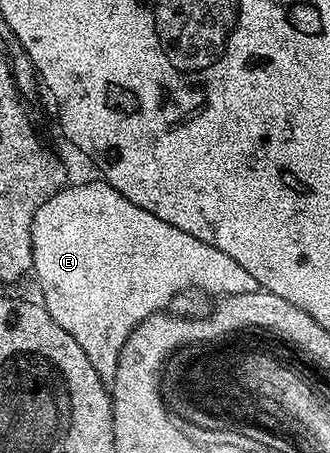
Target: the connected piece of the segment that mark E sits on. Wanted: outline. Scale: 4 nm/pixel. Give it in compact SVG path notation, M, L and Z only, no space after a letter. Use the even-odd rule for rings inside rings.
M95 178L95 180L88 181L87 184L73 184L54 192L52 198L48 198L48 202L44 202L44 206L40 206L40 210L36 210L36 218L32 222L32 258L34 259L32 276L38 279L38 288L42 291L43 296L41 299L44 301L48 314L52 314L52 318L56 322L60 322L60 326L64 326L64 330L68 330L68 334L72 334L72 338L76 338L76 342L80 342L80 350L84 350L84 354L88 354L88 362L92 362L92 366L96 366L96 374L100 374L102 380L112 382L116 378L120 354L130 336L130 331L150 316L161 313L165 309L162 307L165 304L167 307L173 301L176 293L183 292L186 288L196 288L203 294L215 292L218 298L225 298L259 291L256 278L252 278L252 274L248 274L248 270L244 270L244 266L238 265L229 254L224 254L224 250L216 250L216 246L208 246L208 242L200 242L200 238L192 238L192 234L184 234L184 230L176 230L176 226L164 222L164 218L156 218L156 214L148 214L148 210L140 210L140 206L128 202L128 198L124 198L124 194L120 194L105 180Z

